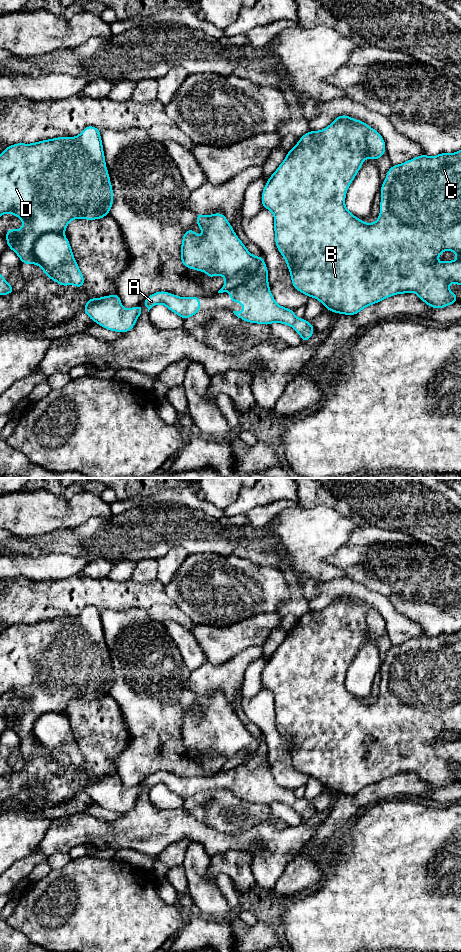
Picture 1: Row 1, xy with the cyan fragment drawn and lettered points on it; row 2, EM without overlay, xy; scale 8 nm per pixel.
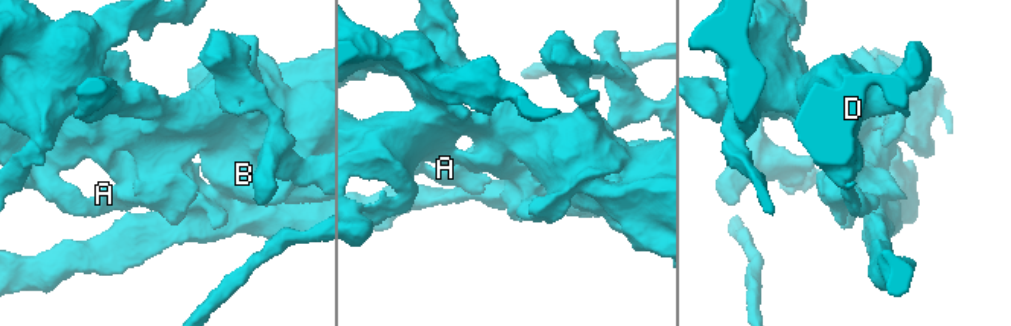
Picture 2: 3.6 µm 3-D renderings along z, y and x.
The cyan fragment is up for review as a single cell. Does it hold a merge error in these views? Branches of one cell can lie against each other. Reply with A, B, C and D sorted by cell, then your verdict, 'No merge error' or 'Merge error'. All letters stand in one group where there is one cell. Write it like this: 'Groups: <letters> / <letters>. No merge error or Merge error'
Groups: A / B C D. Merge error

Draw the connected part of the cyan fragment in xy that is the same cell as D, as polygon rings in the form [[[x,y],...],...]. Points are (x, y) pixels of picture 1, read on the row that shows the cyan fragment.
[[[95,126],[85,127],[77,137],[57,137],[32,144],[17,143],[6,147],[0,154],[0,216],[10,213],[24,223],[19,230],[7,229],[8,247],[19,256],[22,263],[37,264],[45,275],[61,286],[70,285],[71,280],[56,268],[48,268],[35,256],[36,240],[48,232],[65,234],[68,223],[73,219],[95,220],[105,217],[113,205],[112,193],[100,130]]]

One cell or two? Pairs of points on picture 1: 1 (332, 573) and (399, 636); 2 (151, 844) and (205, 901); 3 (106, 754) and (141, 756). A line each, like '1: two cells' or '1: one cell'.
1: two cells
2: two cells
3: two cells

